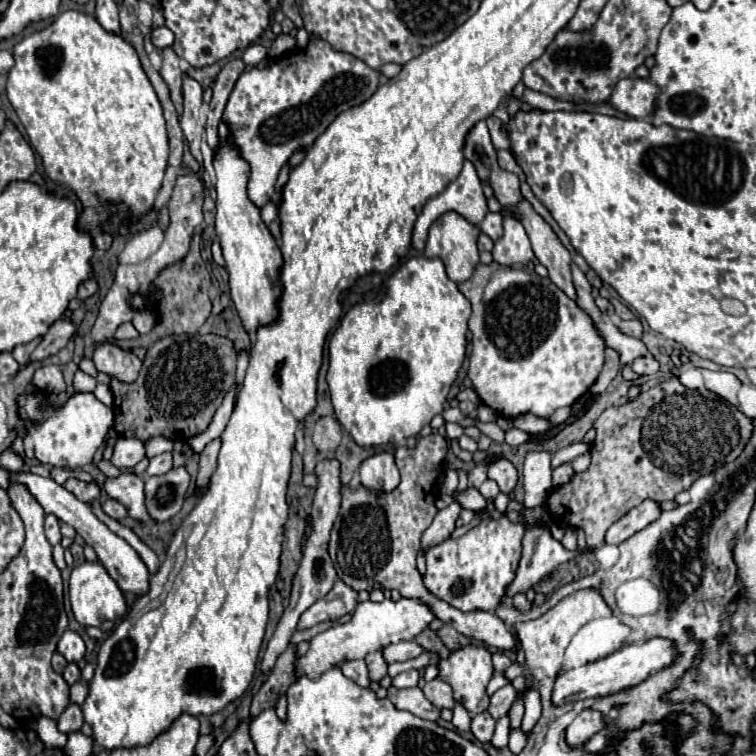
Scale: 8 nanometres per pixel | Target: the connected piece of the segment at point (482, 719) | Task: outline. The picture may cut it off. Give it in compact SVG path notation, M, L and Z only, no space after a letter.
M482 712L478 714L474 720L472 720L472 734L482 742L482 744L488 744L492 740L492 734L494 734L494 720L488 712Z

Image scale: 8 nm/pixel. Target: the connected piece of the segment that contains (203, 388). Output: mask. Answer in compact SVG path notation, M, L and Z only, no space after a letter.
M180 334L162 338L146 352L144 366L134 382L128 384L120 382L118 378L112 378L110 386L114 392L114 414L116 414L114 428L118 434L126 438L138 438L142 442L148 442L154 436L164 436L168 440L186 440L198 436L212 422L212 416L216 408L222 404L224 394L234 384L234 374L236 374L236 348L232 340L218 334L204 334L204 336Z

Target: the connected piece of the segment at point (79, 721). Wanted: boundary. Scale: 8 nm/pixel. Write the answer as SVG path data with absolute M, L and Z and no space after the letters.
M70 704L70 706L60 714L60 718L58 718L56 722L58 722L58 730L64 732L64 734L70 734L70 732L80 730L80 726L84 724L80 706L78 706L78 704Z

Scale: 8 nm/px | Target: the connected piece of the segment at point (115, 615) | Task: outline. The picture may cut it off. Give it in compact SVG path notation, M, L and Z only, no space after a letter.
M84 562L72 570L70 576L70 604L74 618L82 626L100 626L104 620L118 620L128 612L126 600L118 584L108 576L100 562Z

